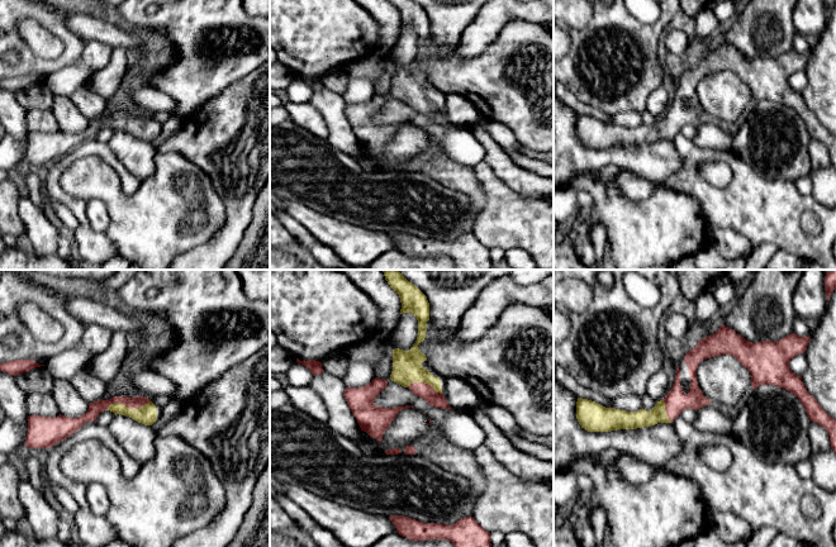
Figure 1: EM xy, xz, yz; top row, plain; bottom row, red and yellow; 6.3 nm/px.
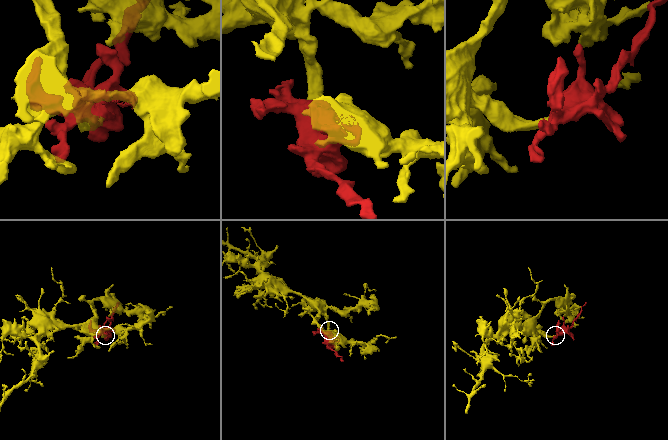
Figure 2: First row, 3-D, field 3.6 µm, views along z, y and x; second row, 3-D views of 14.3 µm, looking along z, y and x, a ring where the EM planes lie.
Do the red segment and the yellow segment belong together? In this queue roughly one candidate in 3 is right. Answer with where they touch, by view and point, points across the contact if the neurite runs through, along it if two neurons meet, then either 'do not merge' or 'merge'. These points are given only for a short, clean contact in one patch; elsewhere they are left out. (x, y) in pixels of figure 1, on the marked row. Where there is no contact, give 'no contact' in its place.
meets red in xy at (127, 405); runs through xy (95, 408), (114, 403), (127, 405), (142, 409), (147, 414); merge

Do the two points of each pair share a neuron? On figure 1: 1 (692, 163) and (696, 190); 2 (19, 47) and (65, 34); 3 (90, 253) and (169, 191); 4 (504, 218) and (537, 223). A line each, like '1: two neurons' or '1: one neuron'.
1: one neuron
2: one neuron
3: two neurons
4: one neuron

